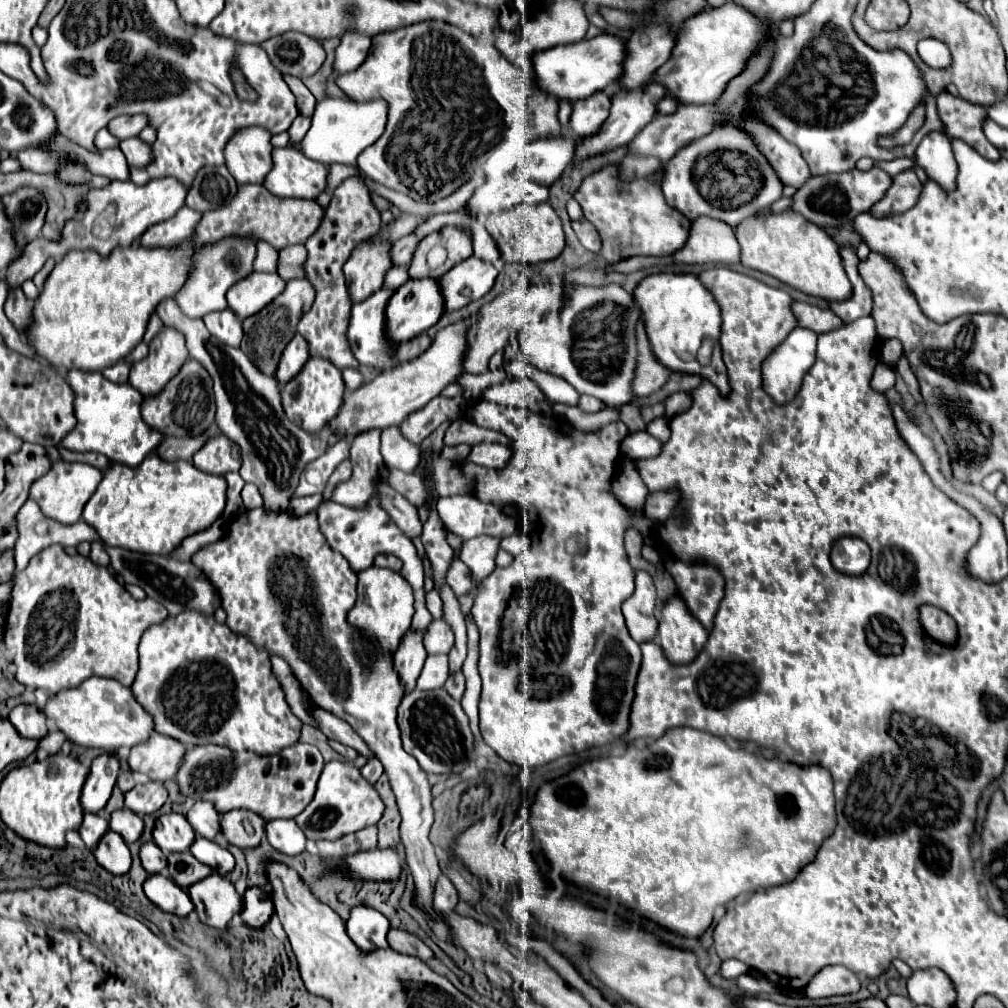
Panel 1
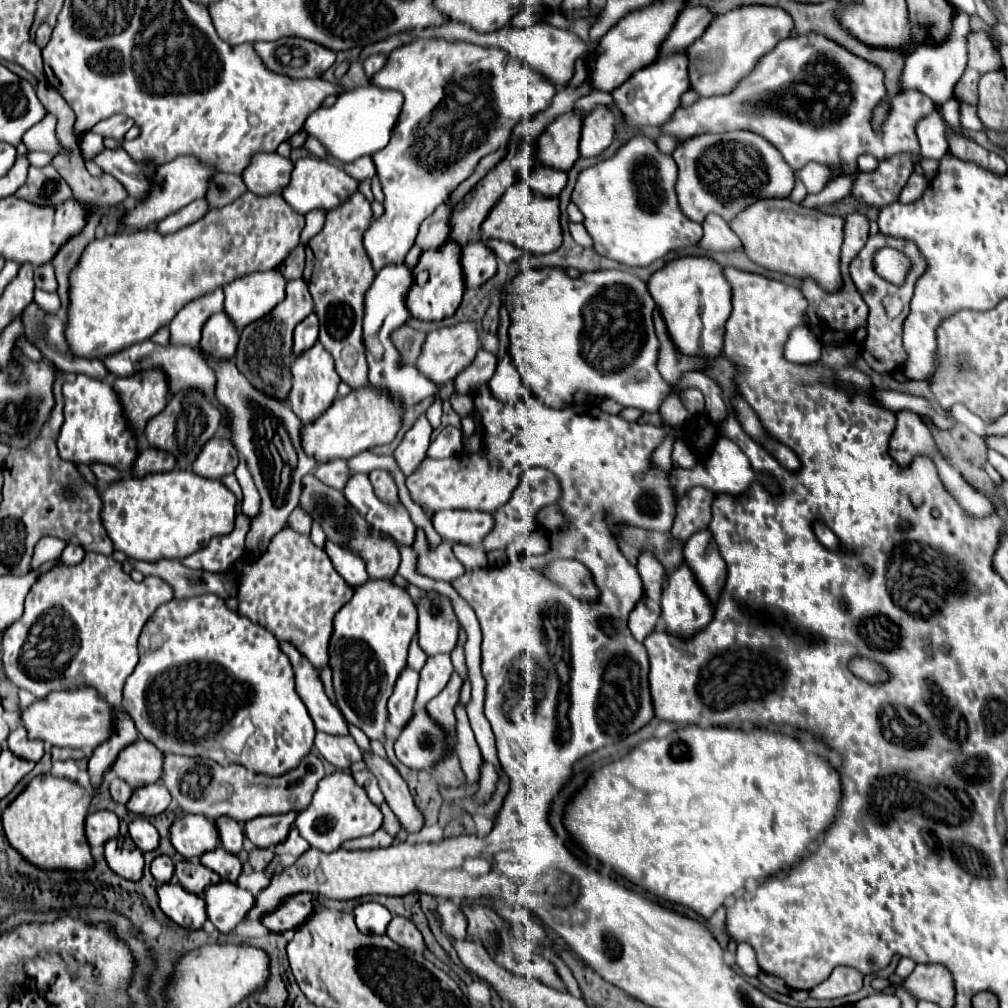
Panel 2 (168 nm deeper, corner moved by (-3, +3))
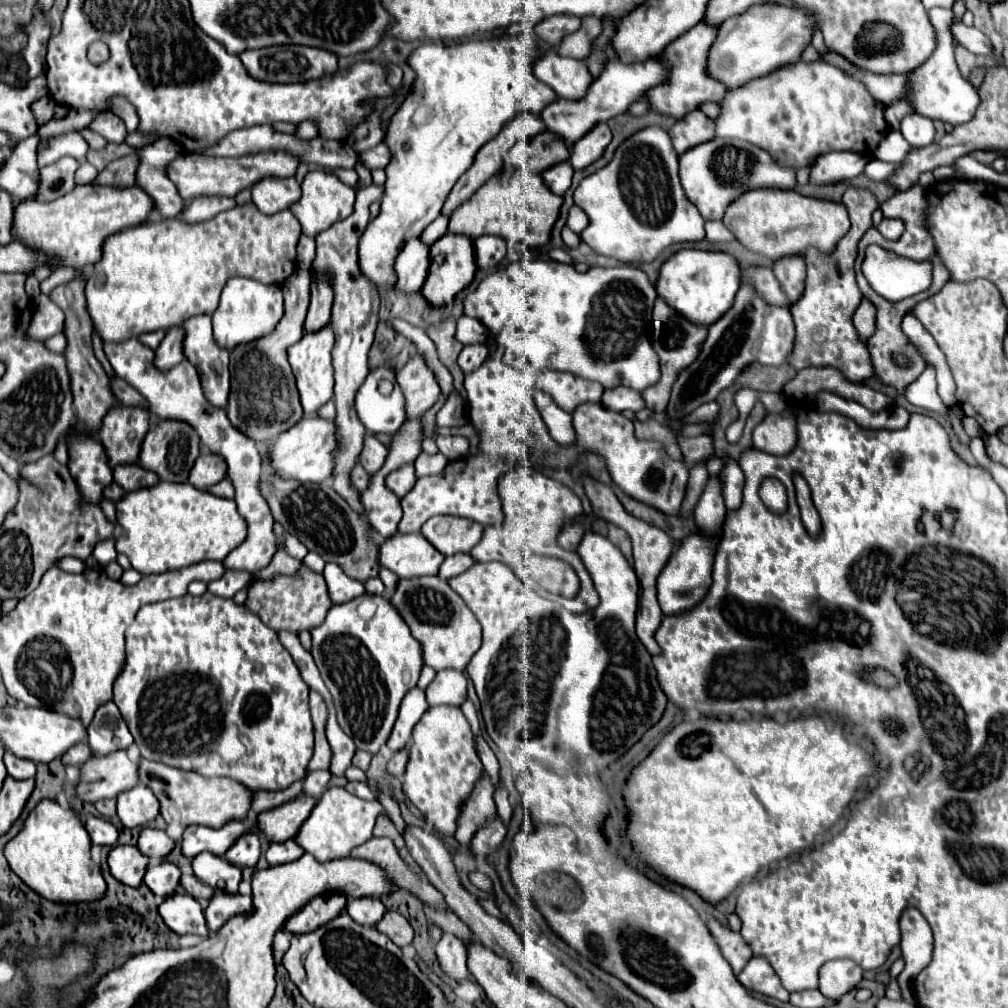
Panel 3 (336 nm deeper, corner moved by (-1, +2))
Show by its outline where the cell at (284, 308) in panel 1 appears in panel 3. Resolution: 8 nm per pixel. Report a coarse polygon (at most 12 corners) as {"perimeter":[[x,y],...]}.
{"perimeter":[[310,271],[284,281],[276,329],[230,351],[232,425],[256,443],[302,417],[288,347]]}

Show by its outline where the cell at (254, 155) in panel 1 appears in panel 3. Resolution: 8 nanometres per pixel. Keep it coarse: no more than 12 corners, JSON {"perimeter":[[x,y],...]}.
{"perimeter":[[264,177],[252,201],[266,215],[288,209],[300,195],[294,177]]}

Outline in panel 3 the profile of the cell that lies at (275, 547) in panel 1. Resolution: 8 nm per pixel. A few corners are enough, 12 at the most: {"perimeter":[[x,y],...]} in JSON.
{"perimeter":[[306,563],[248,587],[246,607],[270,629],[312,631],[332,599]]}

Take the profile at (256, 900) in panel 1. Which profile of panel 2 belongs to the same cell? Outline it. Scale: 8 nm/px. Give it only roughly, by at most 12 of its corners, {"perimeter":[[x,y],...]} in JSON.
{"perimeter":[[294,894],[262,918],[272,932],[296,930],[314,914],[314,894]]}

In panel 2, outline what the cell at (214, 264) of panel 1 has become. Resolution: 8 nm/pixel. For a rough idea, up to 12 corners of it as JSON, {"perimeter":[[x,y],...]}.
{"perimeter":[[222,288],[190,302],[168,324],[172,346],[200,342],[204,322],[224,308]]}

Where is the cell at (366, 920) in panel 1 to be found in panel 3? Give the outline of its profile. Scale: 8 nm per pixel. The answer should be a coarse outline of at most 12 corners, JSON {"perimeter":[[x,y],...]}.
{"perimeter":[[354,899],[348,915],[360,925],[376,925],[386,907],[380,899]]}

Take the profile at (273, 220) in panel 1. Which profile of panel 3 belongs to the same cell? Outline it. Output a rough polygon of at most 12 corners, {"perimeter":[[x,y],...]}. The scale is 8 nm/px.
{"perimeter":[[254,203],[110,235],[86,281],[102,341],[282,283],[302,227]]}

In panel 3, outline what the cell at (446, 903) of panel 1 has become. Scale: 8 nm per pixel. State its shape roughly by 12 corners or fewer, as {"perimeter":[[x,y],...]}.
{"perimeter":[[442,933],[436,953],[444,973],[468,979],[468,951],[462,939]]}

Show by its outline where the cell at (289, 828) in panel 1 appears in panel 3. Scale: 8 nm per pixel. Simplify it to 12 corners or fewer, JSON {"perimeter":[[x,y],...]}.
{"perimeter":[[294,839],[270,843],[266,859],[282,865],[300,859],[304,849]]}

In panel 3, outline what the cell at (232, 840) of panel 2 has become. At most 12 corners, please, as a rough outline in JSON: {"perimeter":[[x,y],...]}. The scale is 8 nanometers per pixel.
{"perimeter":[[240,835],[224,857],[238,867],[254,867],[260,835]]}

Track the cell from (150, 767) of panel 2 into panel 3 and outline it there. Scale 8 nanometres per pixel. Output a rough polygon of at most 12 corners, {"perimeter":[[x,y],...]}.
{"perimeter":[[126,751],[82,765],[80,799],[118,797],[140,781]]}

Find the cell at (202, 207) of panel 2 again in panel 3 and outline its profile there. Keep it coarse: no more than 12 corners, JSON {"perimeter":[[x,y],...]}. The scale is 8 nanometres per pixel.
{"perimeter":[[196,197],[182,209],[184,223],[216,217],[232,209],[232,197]]}

